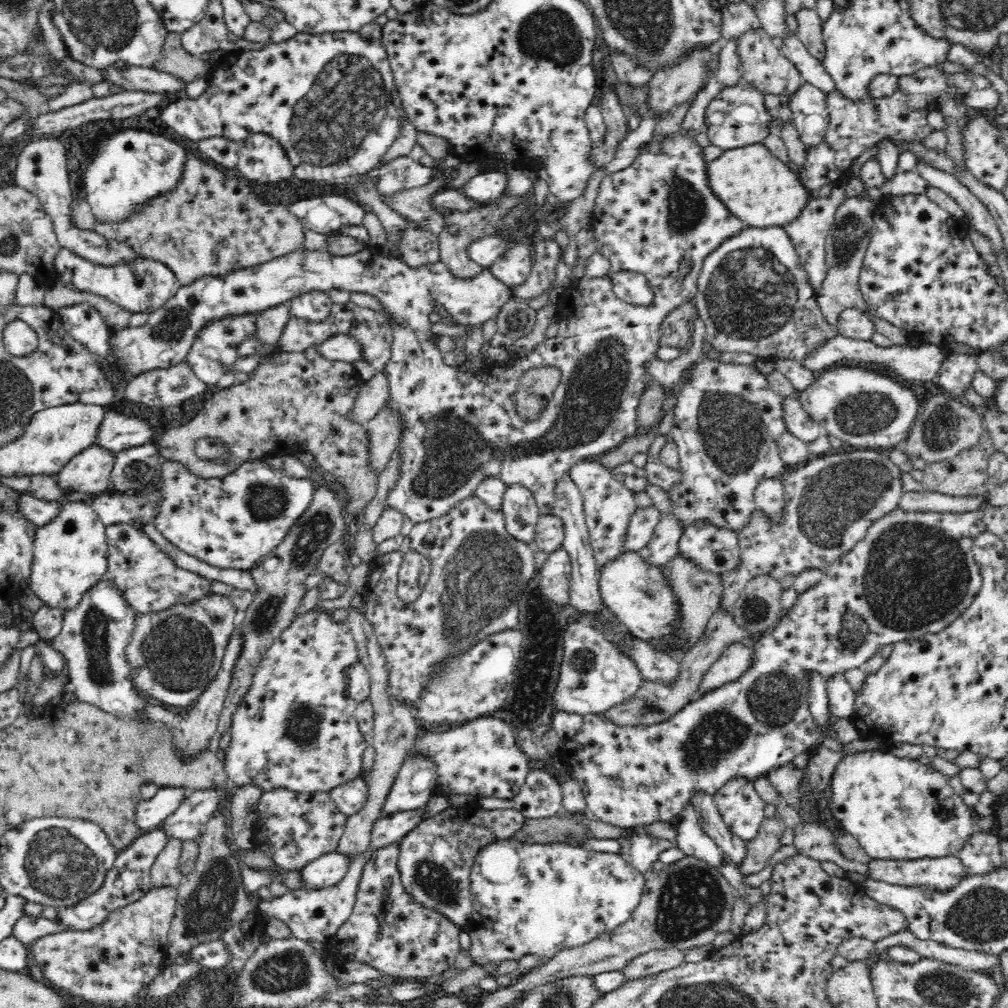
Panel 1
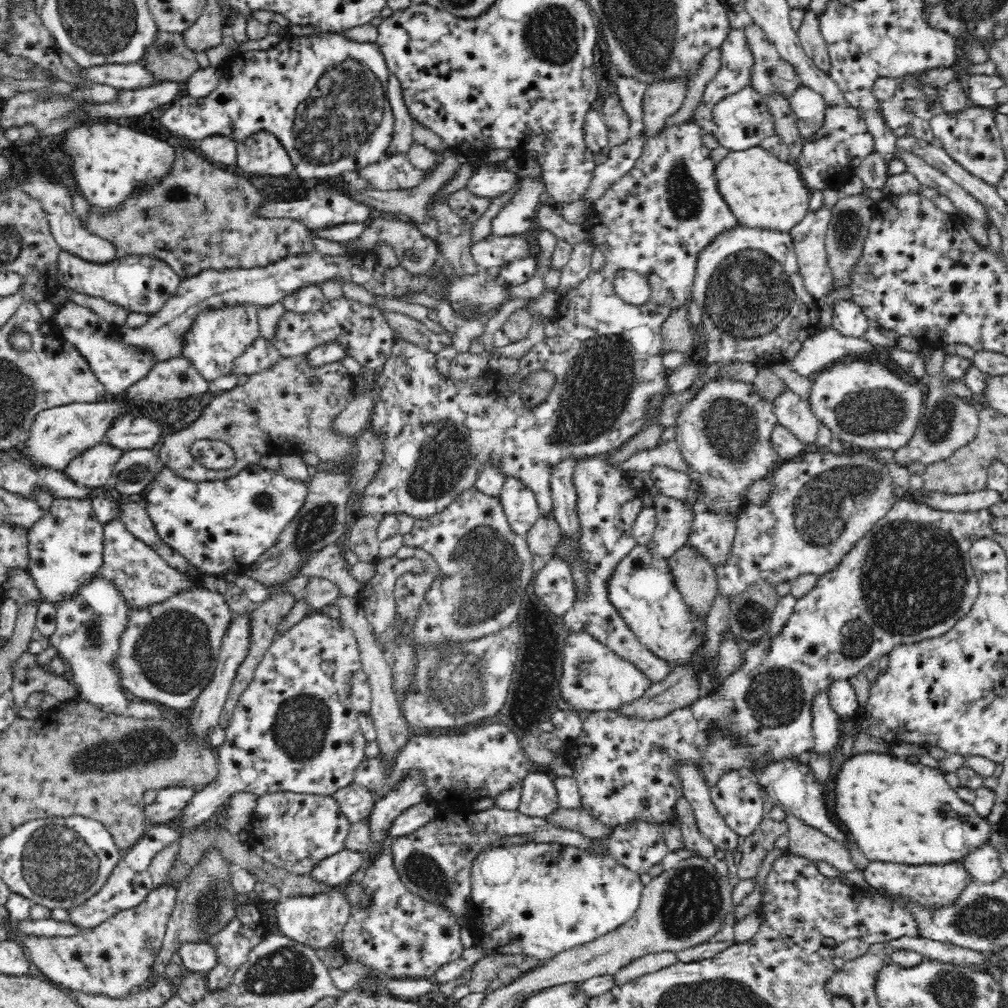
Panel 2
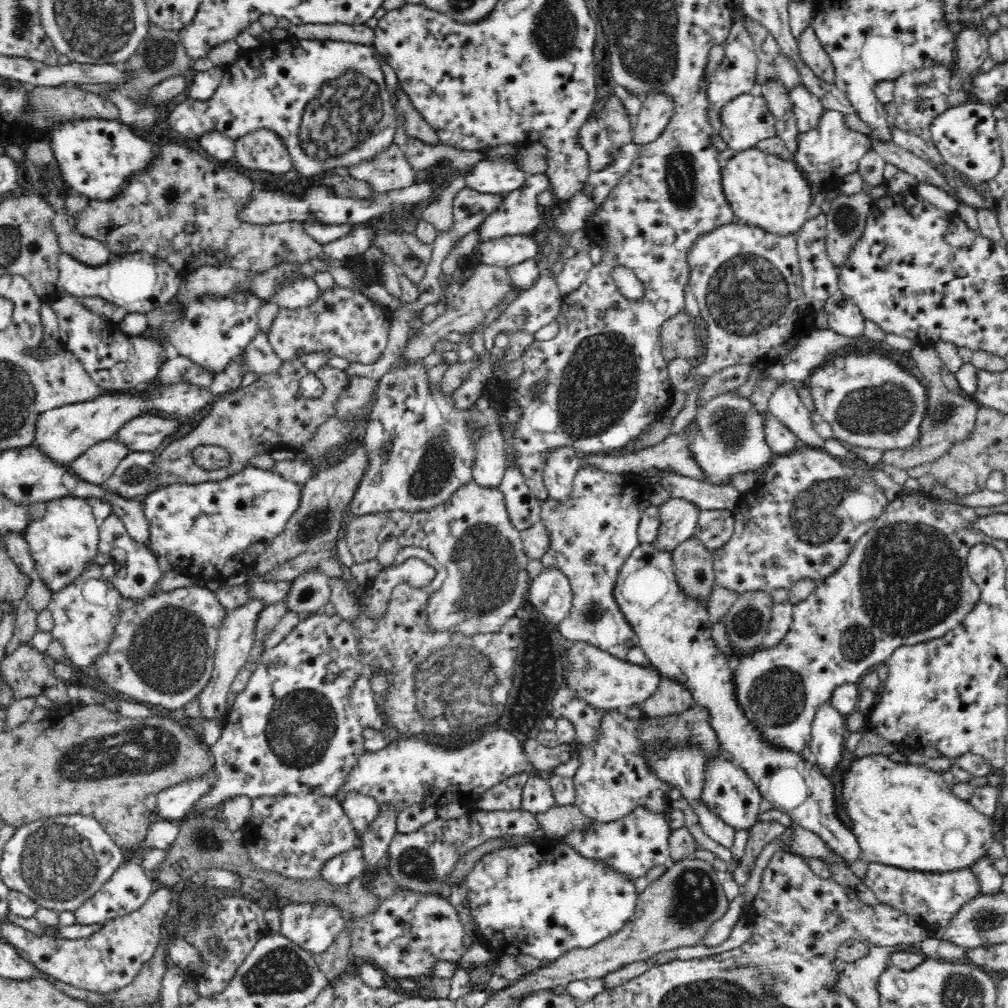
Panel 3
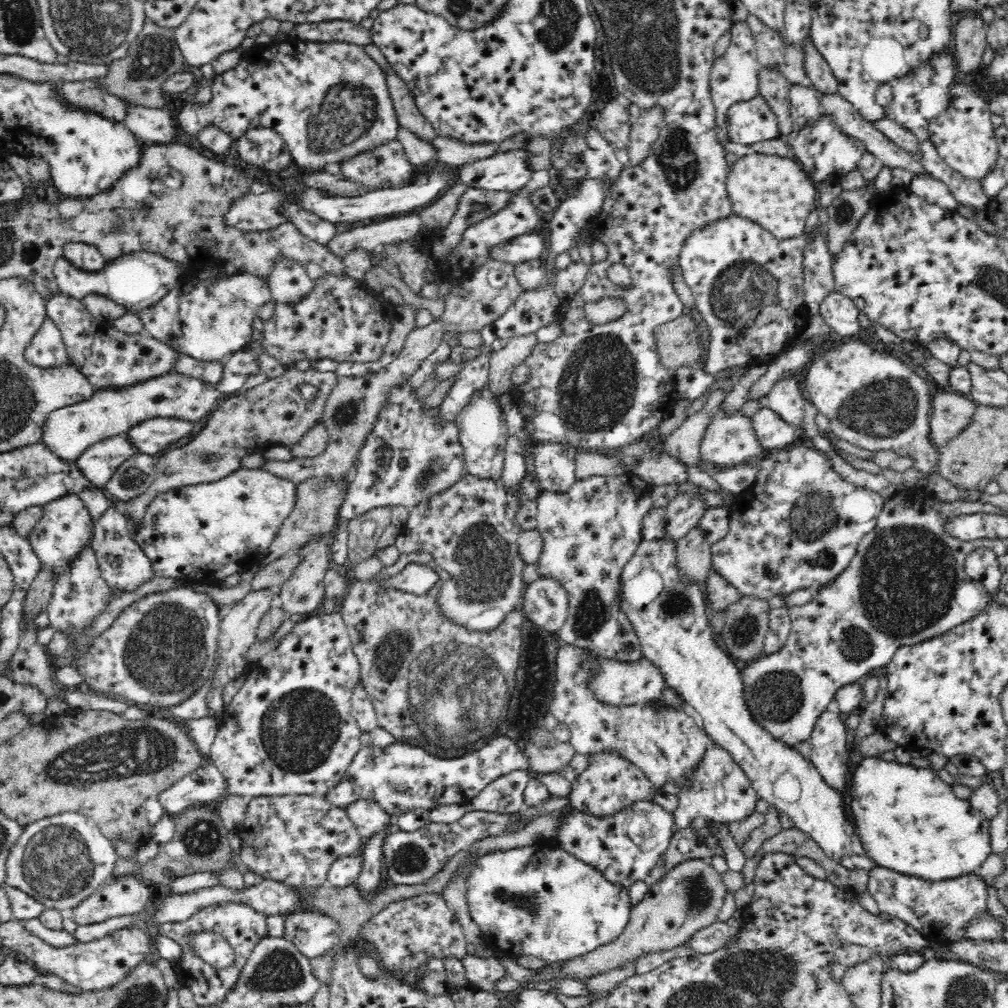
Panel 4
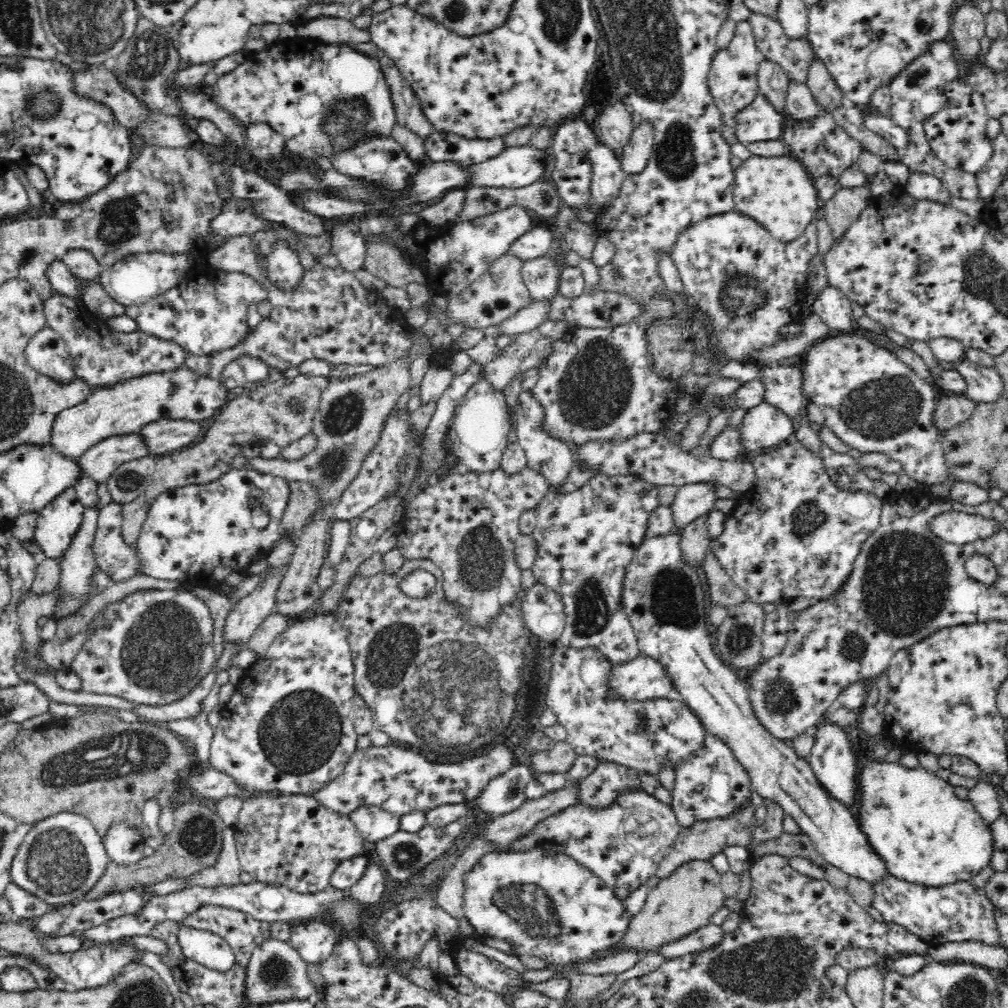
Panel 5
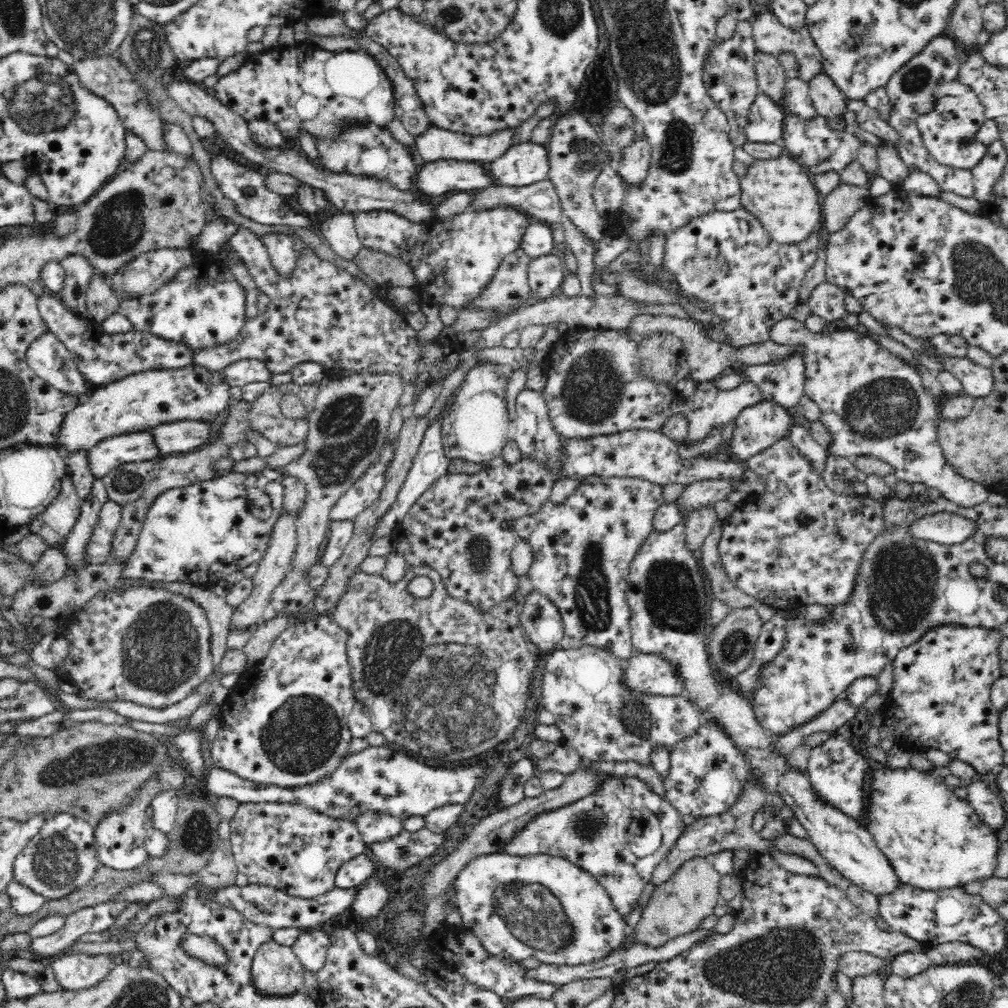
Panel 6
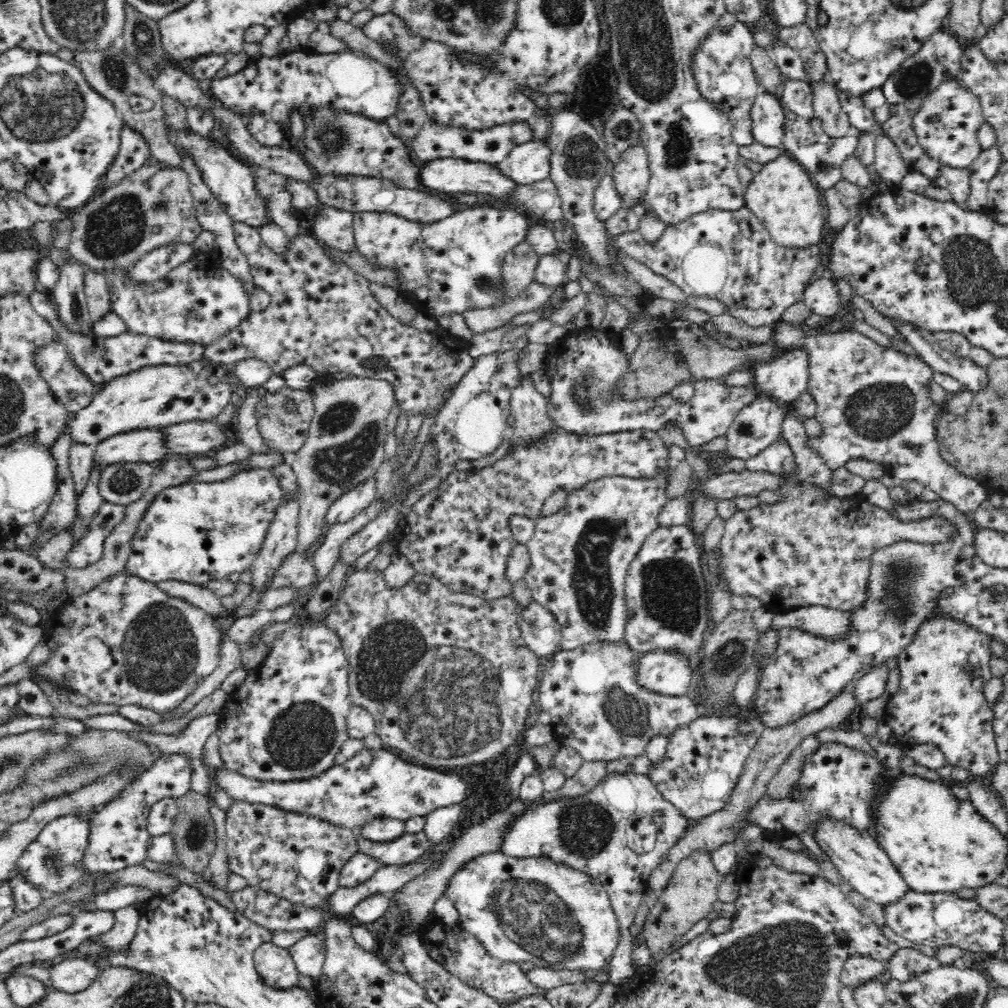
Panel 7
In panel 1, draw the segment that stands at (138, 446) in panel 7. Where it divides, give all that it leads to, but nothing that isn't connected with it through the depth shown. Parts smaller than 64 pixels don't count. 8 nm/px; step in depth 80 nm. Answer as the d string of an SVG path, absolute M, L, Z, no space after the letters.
M98 444L92 445L63 466L56 475L58 484L80 498L109 492L115 454Z

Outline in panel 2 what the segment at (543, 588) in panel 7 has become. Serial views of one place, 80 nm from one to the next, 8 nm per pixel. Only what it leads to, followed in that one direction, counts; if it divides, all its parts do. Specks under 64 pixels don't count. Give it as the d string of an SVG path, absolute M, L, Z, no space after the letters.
M599 456L580 460L580 464L574 470L573 484L577 495L576 515L580 531L574 537L566 537L562 533L559 544L547 557L562 559L570 567L570 571L576 561L575 558L582 560L586 567L588 580L584 584L584 590L580 592L581 596L577 596L573 603L573 608L563 616L564 626L570 633L592 635L610 651L635 664L654 683L660 682L673 669L672 665L668 662L664 664L662 659L650 654L648 647L640 643L625 620L620 617L612 601L608 599L607 589L611 574L618 563L638 545L632 530L636 517L645 508L643 496L647 490L636 487L625 472L613 468Z

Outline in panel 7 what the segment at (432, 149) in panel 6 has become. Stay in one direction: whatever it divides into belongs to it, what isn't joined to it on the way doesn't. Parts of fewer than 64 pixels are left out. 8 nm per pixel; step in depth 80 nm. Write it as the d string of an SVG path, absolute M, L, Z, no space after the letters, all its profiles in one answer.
M430 119L422 126L418 135L411 139L411 149L418 158L426 162L436 159L462 159L473 163L497 165L511 153L515 146L534 140L535 136L533 135L534 128L529 124L529 121L466 131L466 129L448 127Z

